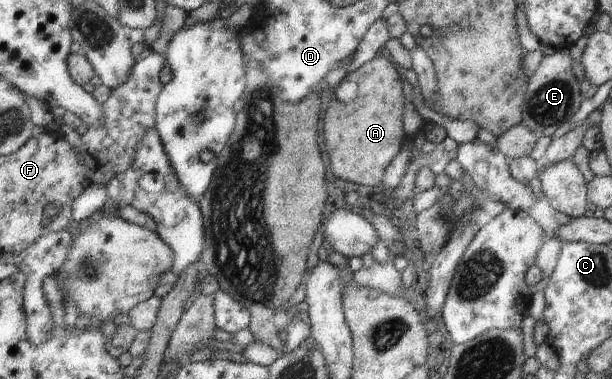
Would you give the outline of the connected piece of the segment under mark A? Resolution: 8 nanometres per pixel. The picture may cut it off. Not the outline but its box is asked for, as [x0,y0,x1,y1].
[324,57,404,188]

